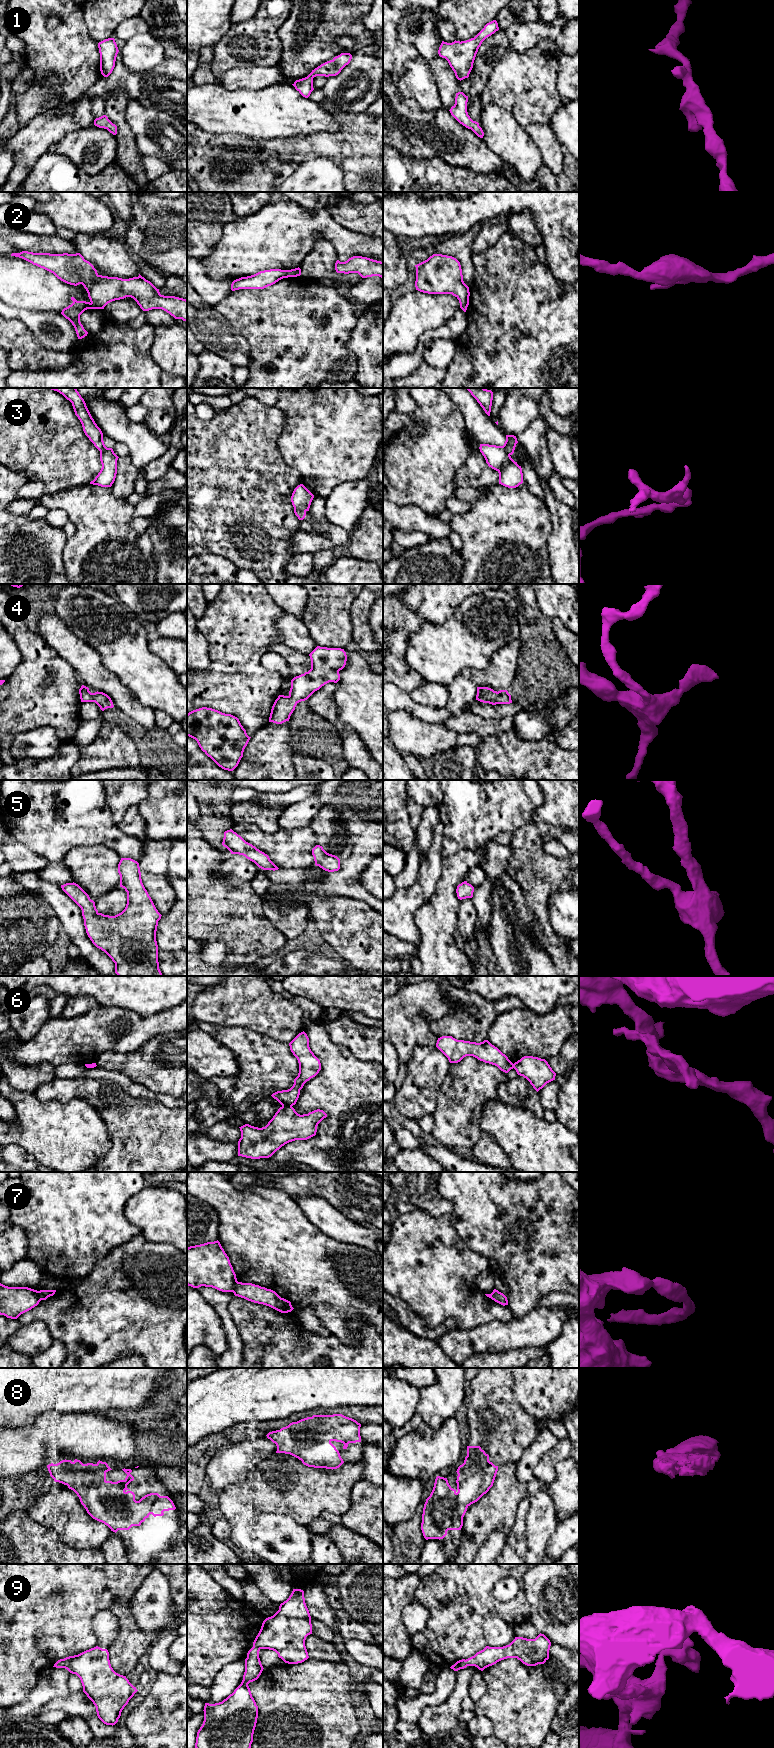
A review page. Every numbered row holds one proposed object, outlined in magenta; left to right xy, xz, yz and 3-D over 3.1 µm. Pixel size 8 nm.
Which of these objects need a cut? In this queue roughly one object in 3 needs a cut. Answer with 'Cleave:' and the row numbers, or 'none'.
Cleave: 3, 6, 7

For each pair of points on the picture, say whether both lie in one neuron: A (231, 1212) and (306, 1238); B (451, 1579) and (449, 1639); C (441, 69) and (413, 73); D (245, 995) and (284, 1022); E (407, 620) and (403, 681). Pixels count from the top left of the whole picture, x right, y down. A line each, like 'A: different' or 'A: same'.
A: same
B: same
C: different
D: same
E: same

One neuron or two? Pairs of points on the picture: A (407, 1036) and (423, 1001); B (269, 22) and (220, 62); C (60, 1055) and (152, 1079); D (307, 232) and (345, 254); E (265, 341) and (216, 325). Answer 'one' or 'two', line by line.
A: one
B: one
C: two
D: one
E: two

